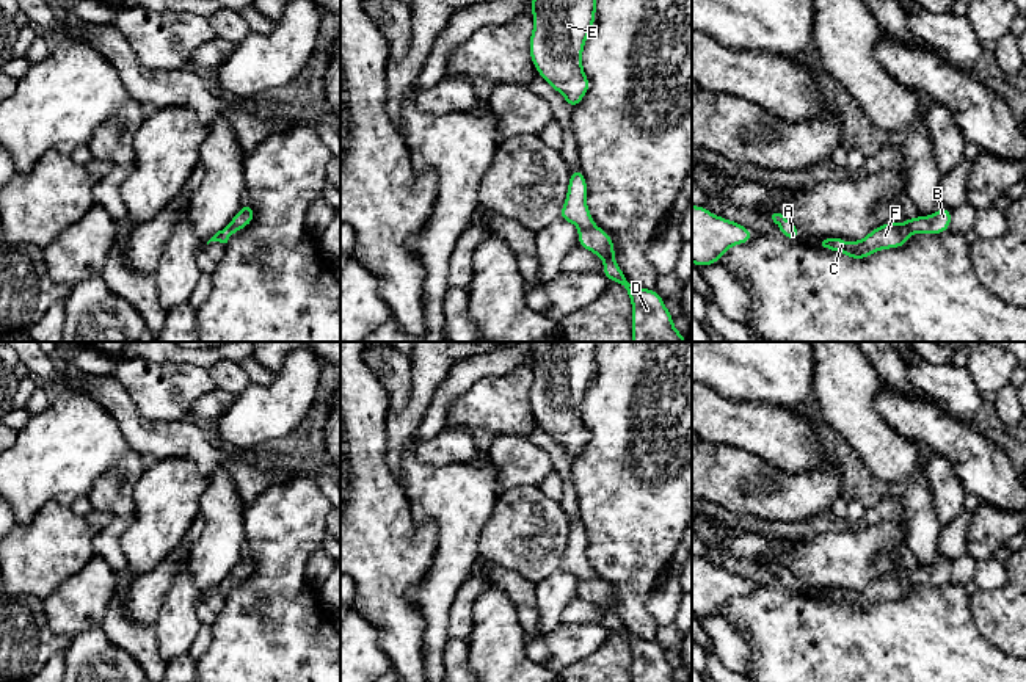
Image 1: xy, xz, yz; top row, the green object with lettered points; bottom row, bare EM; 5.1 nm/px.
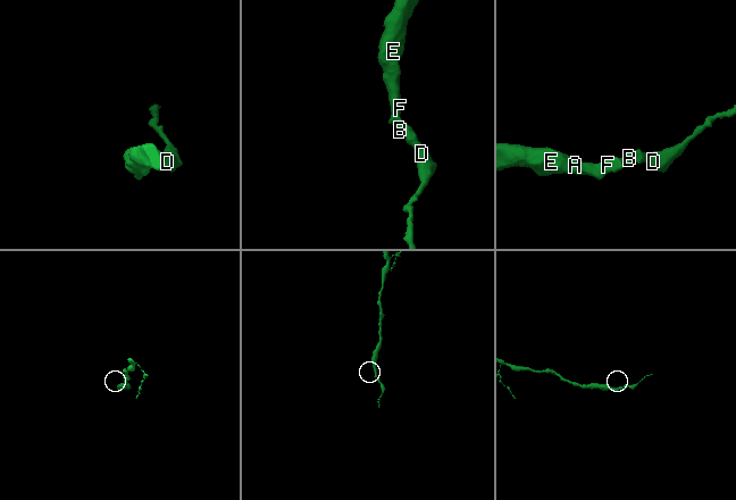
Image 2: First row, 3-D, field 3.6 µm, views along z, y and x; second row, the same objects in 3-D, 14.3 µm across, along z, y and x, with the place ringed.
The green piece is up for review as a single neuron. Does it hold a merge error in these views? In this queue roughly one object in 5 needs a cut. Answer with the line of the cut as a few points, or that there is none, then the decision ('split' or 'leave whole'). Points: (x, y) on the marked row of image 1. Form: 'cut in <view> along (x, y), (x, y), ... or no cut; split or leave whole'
no cut; leave whole

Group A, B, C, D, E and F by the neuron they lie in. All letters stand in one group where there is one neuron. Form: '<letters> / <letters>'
A B C D E F

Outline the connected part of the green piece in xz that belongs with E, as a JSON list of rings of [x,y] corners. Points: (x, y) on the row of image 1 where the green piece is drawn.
[[[532,0],[532,63],[543,80],[566,99],[571,111],[590,89],[582,52],[595,16],[596,0]]]

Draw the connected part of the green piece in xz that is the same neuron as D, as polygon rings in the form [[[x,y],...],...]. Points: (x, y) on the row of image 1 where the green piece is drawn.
[[[582,168],[569,171],[566,199],[558,219],[579,226],[577,245],[604,259],[602,274],[624,287],[632,303],[632,342],[687,342],[673,325],[673,315],[654,288],[640,288],[628,281],[615,262],[615,245],[599,229],[587,207],[588,187]]]

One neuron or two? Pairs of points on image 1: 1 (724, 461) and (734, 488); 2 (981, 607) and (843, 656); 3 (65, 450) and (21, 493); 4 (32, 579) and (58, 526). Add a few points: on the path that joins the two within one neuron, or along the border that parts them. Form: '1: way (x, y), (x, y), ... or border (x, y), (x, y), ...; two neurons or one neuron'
1: way (724, 467), (734, 482); one neuron
2: border (968, 594), (975, 624), (992, 642); two neurons
3: way (54, 460), (32, 482); one neuron
4: way (32, 566), (57, 538); one neuron

